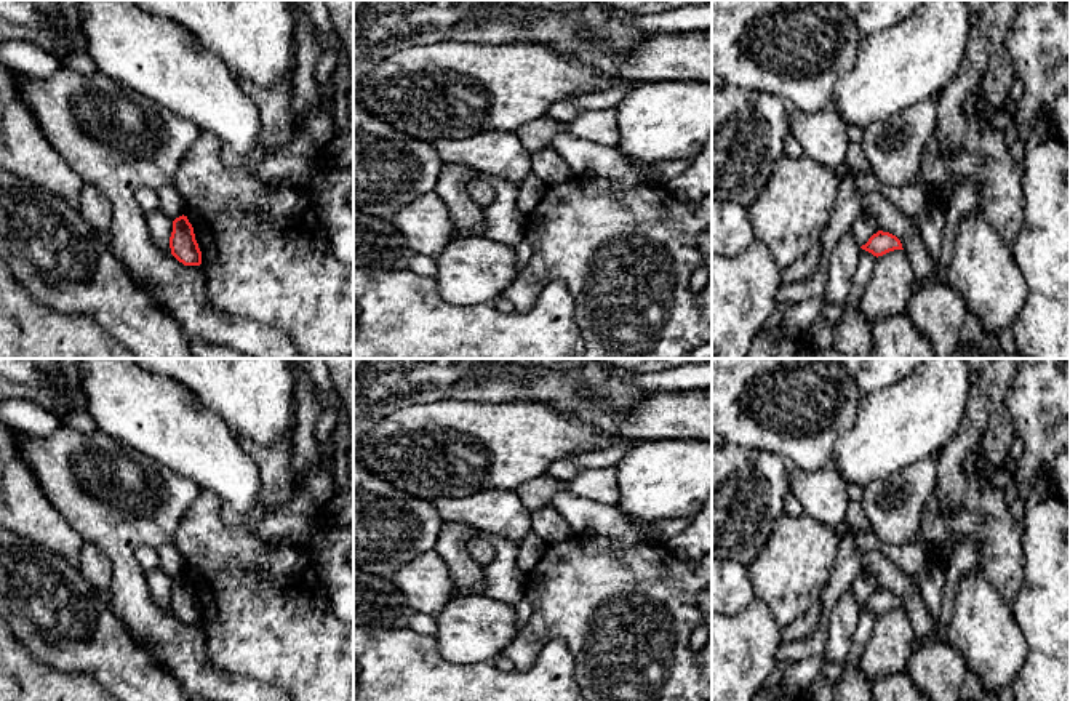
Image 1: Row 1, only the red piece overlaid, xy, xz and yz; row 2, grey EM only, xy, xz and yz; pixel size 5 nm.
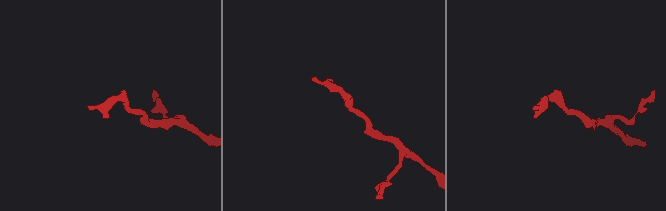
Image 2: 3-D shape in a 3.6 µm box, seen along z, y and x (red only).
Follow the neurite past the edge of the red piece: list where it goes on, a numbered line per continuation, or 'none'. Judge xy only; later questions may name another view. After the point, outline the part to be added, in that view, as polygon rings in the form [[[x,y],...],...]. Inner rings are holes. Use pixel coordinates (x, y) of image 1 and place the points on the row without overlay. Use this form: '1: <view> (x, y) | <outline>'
none

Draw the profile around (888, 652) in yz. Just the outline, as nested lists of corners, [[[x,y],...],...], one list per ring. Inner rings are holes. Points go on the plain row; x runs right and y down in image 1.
[[[904,608],[876,616],[872,639],[860,656],[860,669],[868,679],[905,672],[915,642],[913,627]]]

